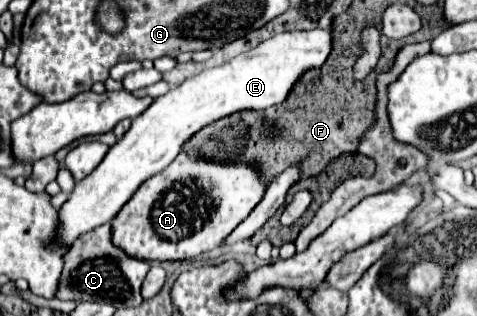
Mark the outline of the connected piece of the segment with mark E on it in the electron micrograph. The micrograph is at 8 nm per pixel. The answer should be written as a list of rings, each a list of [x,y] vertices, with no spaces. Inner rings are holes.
[[[330,29],[284,31],[232,61],[206,69],[186,79],[180,87],[158,97],[142,115],[132,121],[128,133],[106,153],[106,159],[82,181],[76,183],[70,199],[60,207],[60,243],[72,245],[82,233],[108,223],[152,175],[166,169],[182,151],[184,143],[202,127],[238,111],[260,111],[282,103],[302,73],[322,67],[332,51]]]

